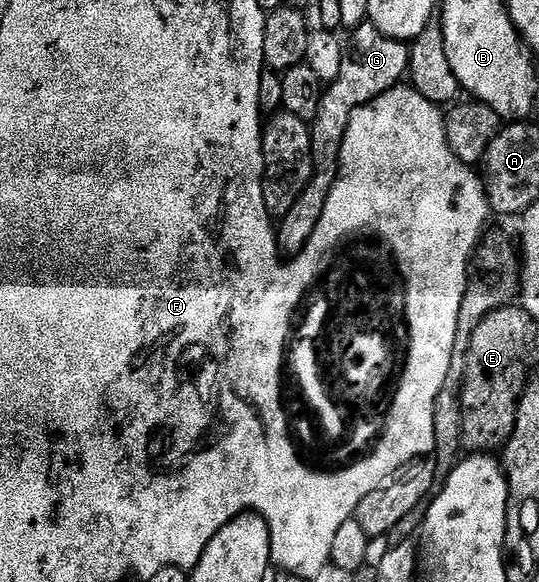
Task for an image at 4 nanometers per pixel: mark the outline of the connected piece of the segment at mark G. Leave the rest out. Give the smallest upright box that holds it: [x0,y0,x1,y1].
[277,22,411,257]

